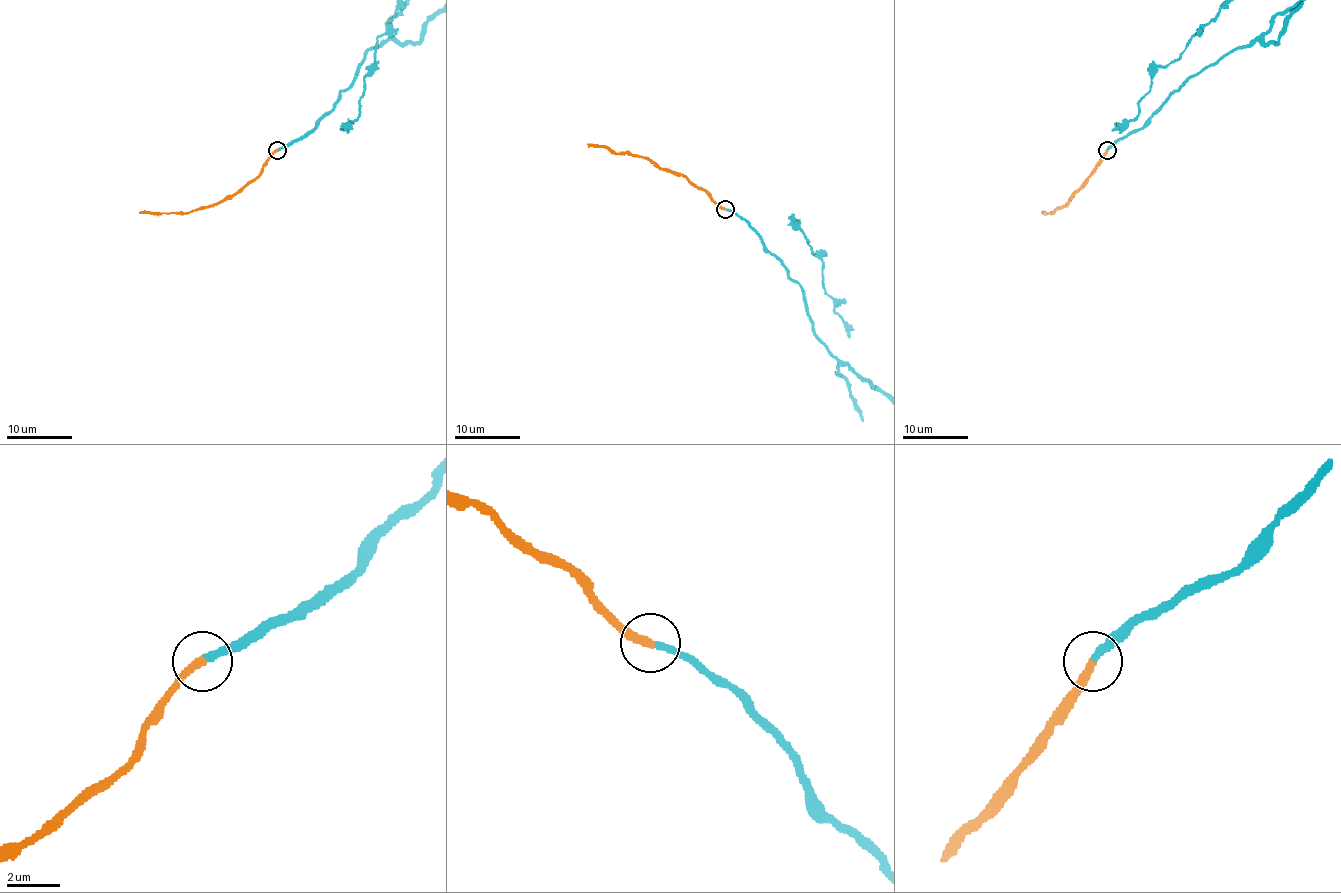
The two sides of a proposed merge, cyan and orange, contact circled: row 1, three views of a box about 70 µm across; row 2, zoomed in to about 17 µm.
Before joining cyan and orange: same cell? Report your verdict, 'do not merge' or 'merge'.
merge

